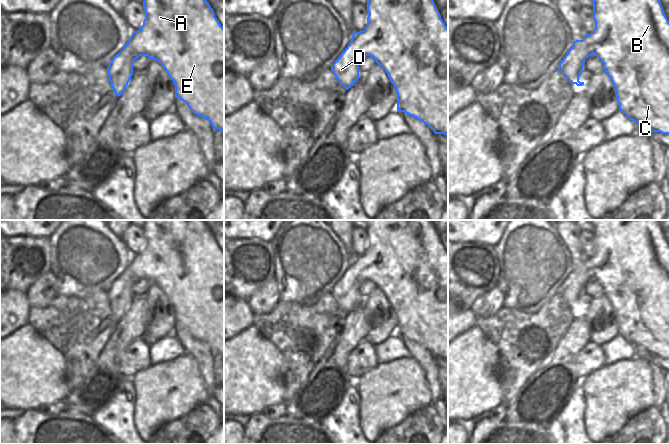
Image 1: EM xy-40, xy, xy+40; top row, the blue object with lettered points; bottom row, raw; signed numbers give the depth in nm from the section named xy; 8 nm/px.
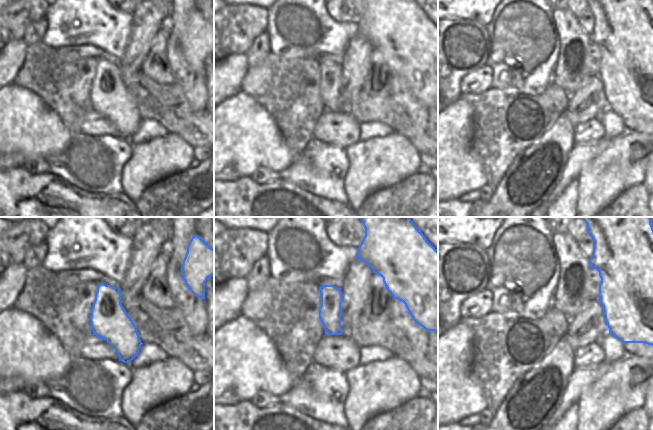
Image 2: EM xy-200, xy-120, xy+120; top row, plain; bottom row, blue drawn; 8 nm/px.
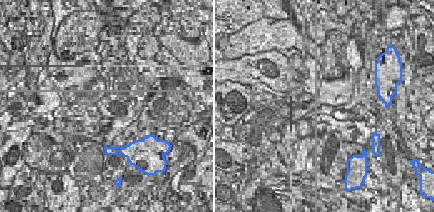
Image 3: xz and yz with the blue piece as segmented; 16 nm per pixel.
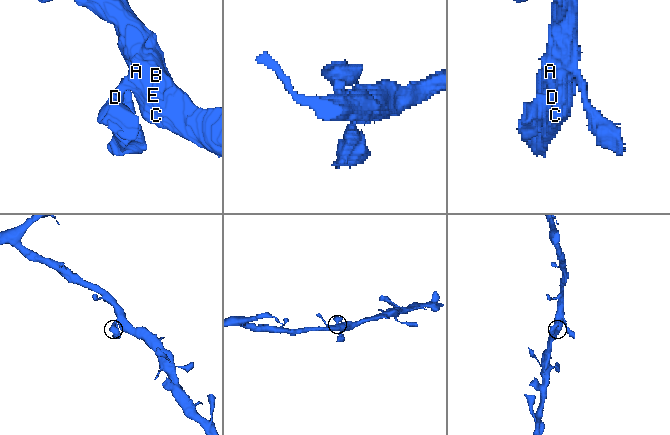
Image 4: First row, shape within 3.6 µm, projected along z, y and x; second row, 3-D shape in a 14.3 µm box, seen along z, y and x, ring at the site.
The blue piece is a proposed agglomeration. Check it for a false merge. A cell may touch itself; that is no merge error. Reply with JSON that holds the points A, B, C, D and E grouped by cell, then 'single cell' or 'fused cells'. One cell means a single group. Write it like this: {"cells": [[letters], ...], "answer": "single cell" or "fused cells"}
{"cells": [["A", "B", "C", "D", "E"]], "answer": "single cell"}

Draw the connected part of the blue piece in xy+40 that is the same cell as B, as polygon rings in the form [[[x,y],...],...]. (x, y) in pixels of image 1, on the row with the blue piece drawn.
[[[592,0],[593,1],[593,19],[595,29],[586,34],[582,40],[576,40],[559,63],[558,71],[572,84],[583,86],[584,82],[579,81],[583,72],[585,59],[594,54],[602,63],[603,70],[607,73],[615,87],[615,95],[619,110],[630,120],[638,124],[644,124],[651,132],[660,132],[669,135],[669,21],[663,11],[659,0]]]

